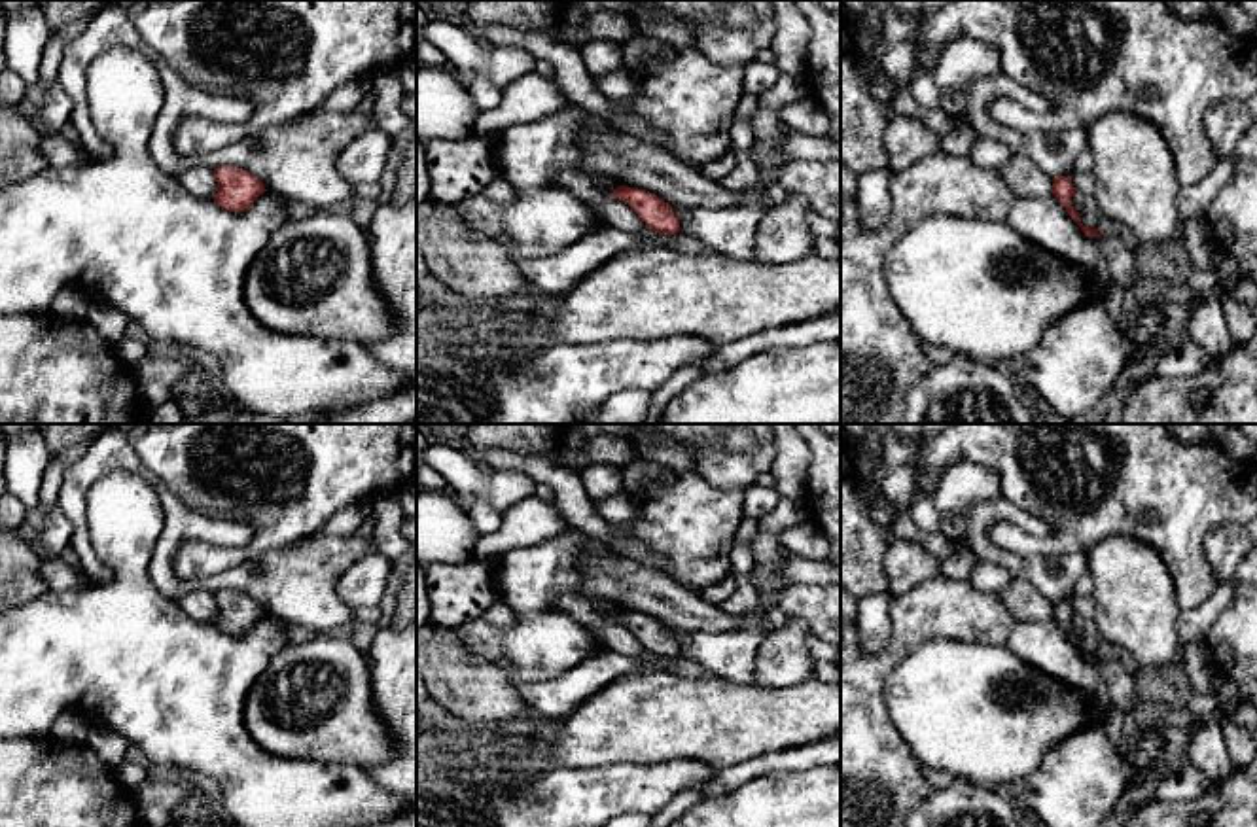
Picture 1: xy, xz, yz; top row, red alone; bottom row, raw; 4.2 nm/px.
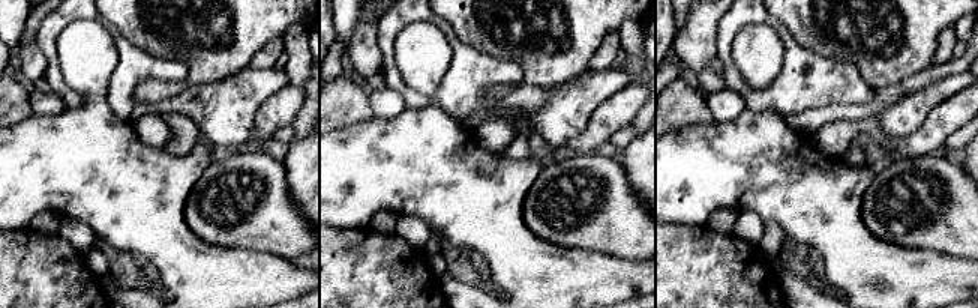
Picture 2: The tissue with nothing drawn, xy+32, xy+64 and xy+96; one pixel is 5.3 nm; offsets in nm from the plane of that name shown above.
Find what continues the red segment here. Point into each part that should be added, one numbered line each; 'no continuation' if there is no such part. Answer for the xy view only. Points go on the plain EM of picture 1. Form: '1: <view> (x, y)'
no continuation

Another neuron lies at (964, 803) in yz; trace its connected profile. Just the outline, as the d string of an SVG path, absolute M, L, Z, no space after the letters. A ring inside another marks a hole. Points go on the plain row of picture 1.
M965 778L931 791L909 816L905 827L1022 827L1013 802L994 787Z

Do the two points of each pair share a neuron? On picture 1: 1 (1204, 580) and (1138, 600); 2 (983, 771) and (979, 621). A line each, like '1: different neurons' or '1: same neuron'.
1: different neurons
2: different neurons

